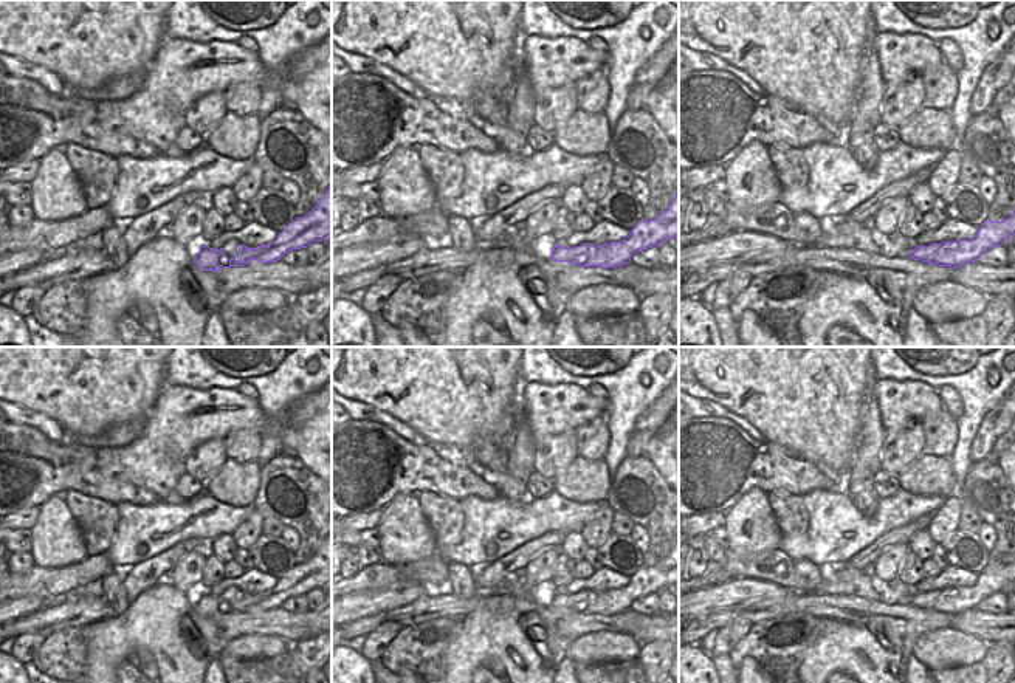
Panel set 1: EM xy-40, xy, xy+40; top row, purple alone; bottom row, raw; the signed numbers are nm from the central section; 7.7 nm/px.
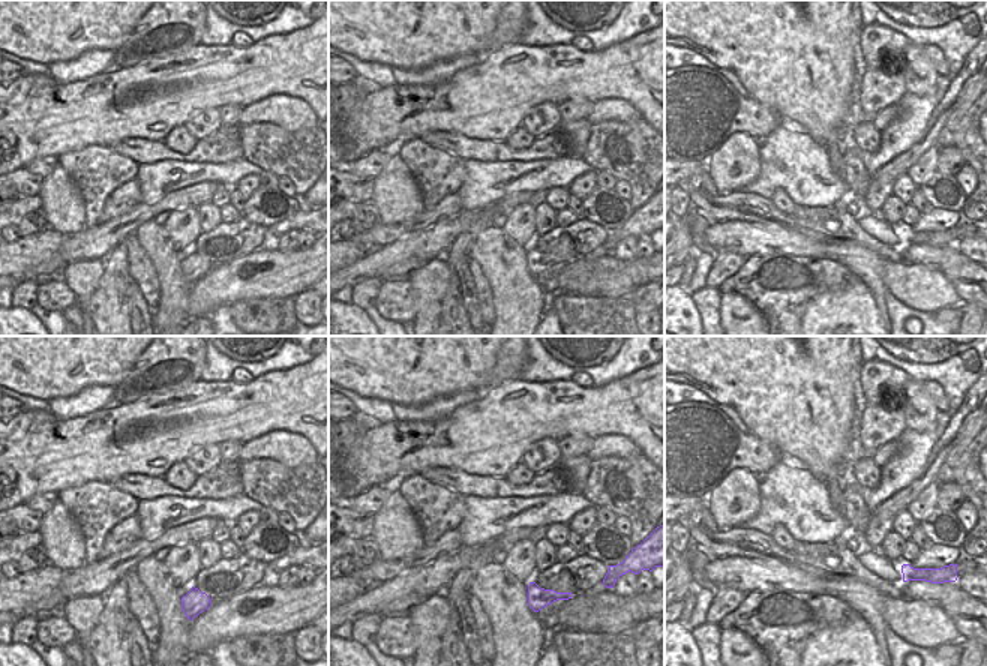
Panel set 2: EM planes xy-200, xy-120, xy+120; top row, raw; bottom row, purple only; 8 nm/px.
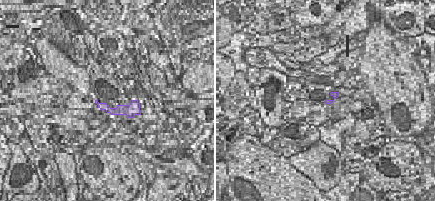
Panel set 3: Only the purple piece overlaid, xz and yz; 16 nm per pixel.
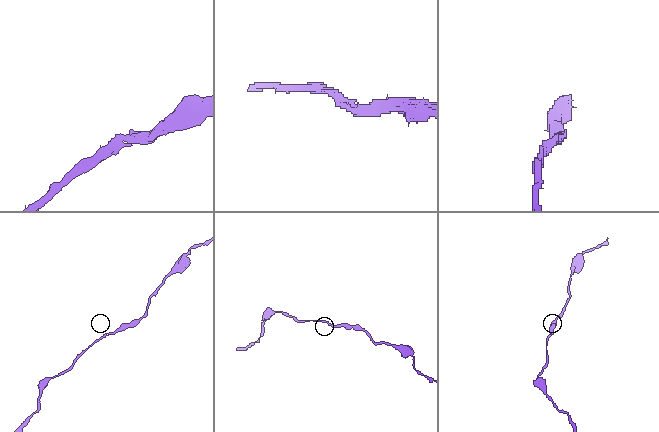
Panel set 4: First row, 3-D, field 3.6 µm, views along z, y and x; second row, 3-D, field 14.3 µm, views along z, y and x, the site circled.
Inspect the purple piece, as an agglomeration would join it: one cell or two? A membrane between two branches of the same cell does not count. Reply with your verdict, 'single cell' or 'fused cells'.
single cell

